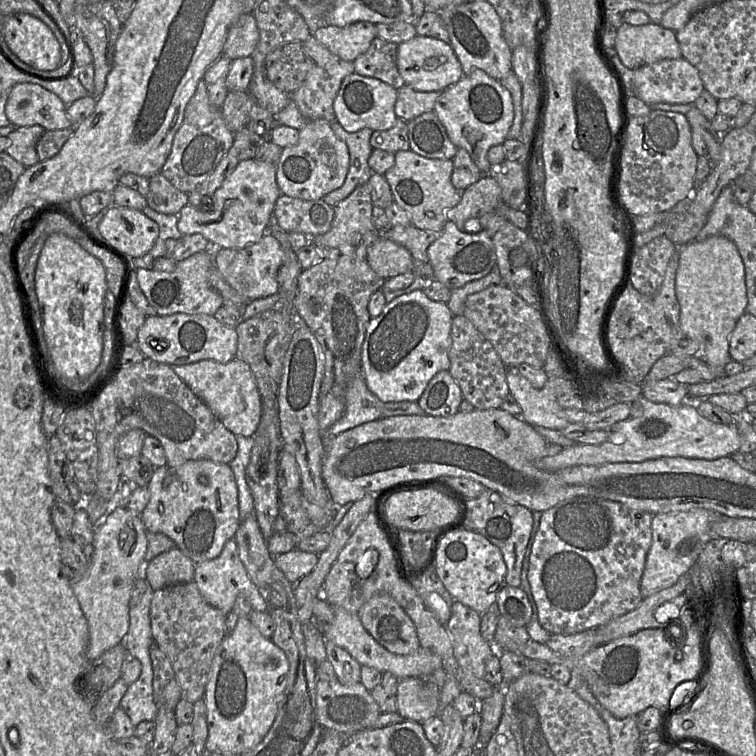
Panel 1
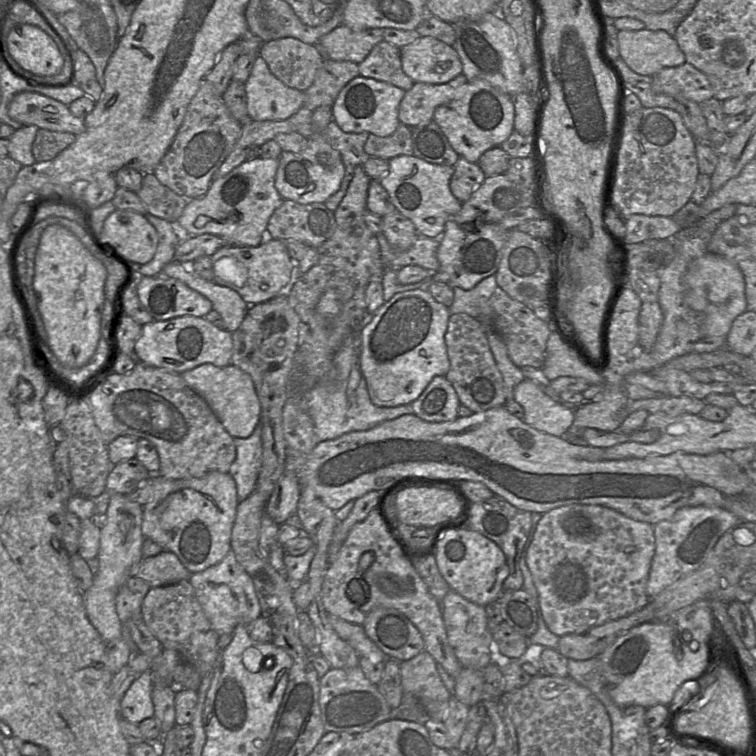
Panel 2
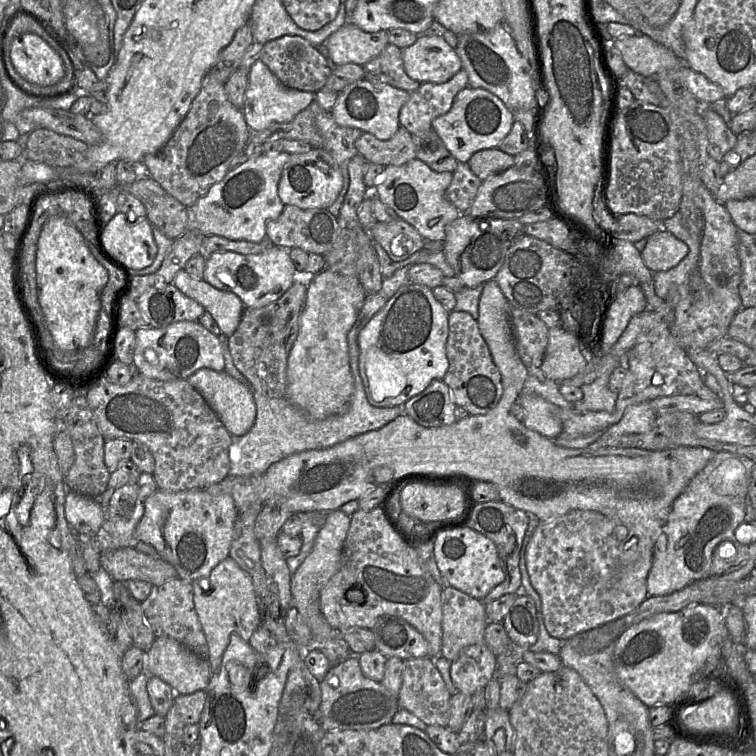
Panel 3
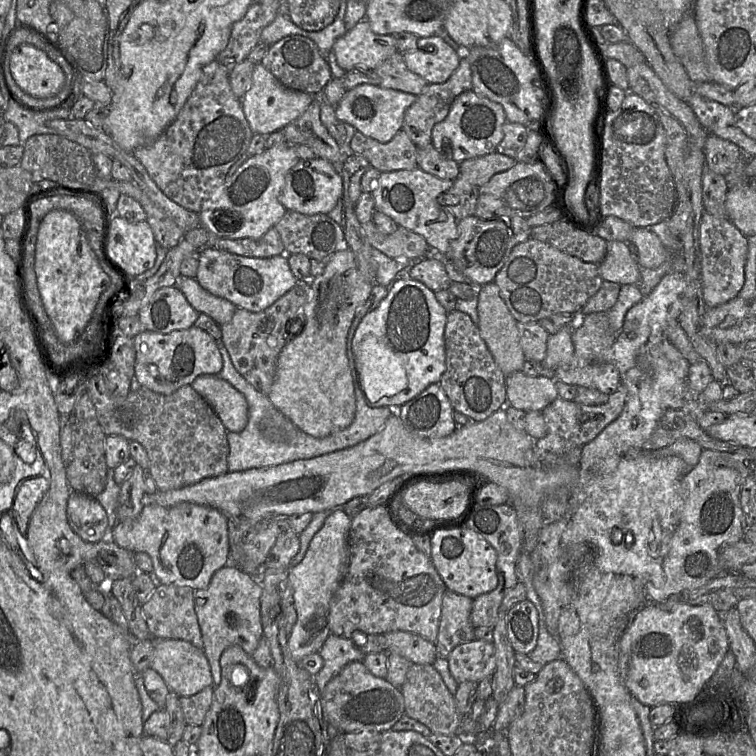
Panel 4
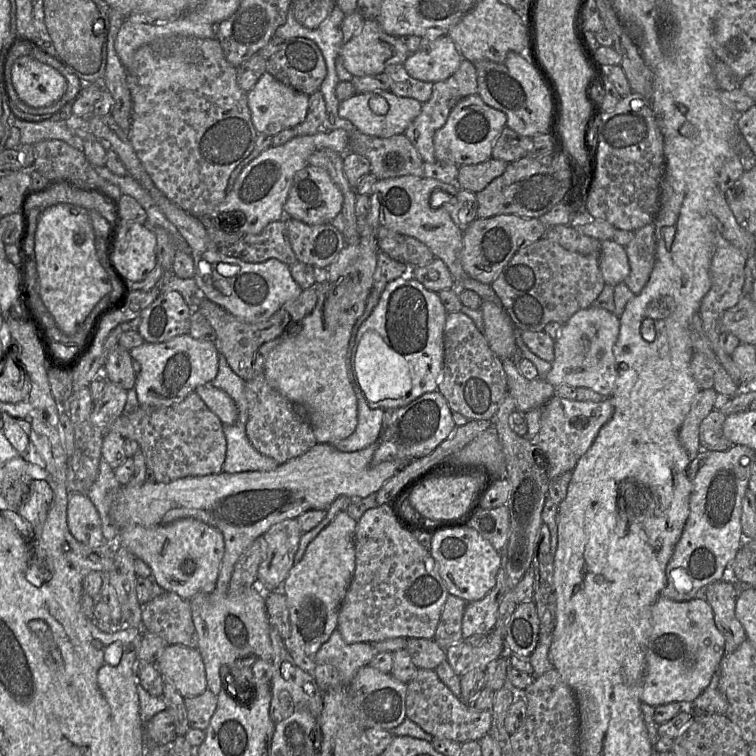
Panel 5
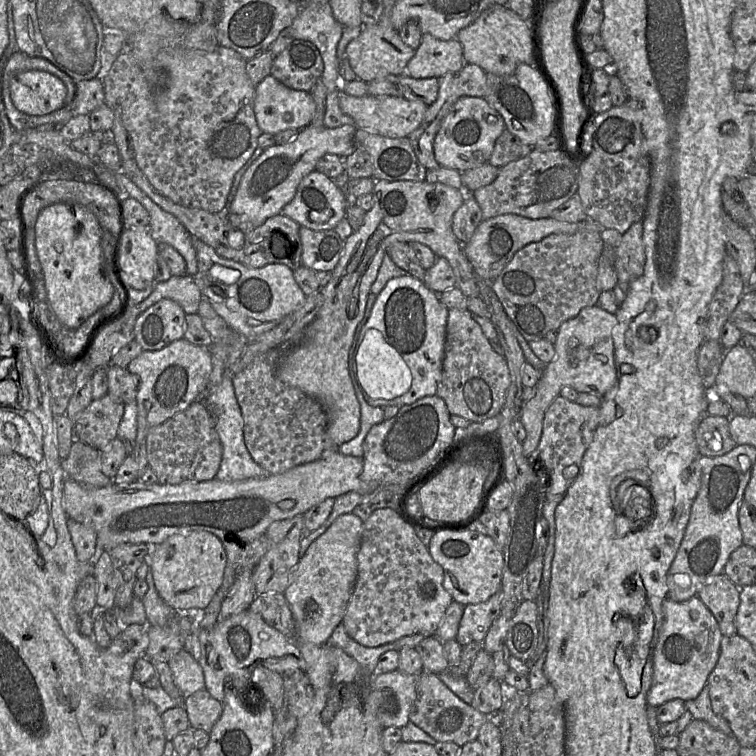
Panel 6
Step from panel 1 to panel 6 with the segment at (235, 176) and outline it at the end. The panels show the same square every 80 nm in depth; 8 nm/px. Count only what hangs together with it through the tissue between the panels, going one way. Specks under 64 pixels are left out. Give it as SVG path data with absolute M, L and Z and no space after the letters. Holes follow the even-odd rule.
M345 124L336 128L308 125L288 143L274 144L266 148L244 173L229 211L233 214L247 215L255 223L255 227L280 214L282 208L294 198L301 180L315 170L321 157L325 154L336 154L346 158L353 153L356 148L356 130L355 124Z

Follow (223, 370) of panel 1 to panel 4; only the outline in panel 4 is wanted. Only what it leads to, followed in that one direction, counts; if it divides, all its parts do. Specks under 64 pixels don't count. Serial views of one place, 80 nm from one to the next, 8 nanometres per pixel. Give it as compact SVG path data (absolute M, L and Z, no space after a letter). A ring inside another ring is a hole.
M200 375L191 385L211 405L227 431L244 430L248 423L248 403L241 392L218 375Z

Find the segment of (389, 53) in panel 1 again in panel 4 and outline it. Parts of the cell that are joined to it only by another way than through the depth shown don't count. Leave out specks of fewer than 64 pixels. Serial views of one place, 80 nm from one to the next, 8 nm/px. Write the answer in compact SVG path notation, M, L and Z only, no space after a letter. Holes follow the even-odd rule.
M397 51L374 70L380 78L380 87L418 96L428 82L408 70L404 56Z

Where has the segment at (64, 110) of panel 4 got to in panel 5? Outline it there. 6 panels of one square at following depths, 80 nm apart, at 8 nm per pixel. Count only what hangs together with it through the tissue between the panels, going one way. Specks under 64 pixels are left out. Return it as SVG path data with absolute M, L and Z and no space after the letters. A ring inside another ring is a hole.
M10 113L9 123L19 128L21 144L33 145L40 141L56 139L83 151L84 140L66 126L65 120L28 121Z

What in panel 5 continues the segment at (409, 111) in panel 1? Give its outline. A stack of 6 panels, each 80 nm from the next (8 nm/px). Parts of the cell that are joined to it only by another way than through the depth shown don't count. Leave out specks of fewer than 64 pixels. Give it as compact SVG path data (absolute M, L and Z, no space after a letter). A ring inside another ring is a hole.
M464 58L452 76L433 84L430 99L422 104L421 112L404 132L424 162L433 163L436 161L433 143L435 132L446 123L453 107L463 98L473 94L478 94L477 71L475 65Z

